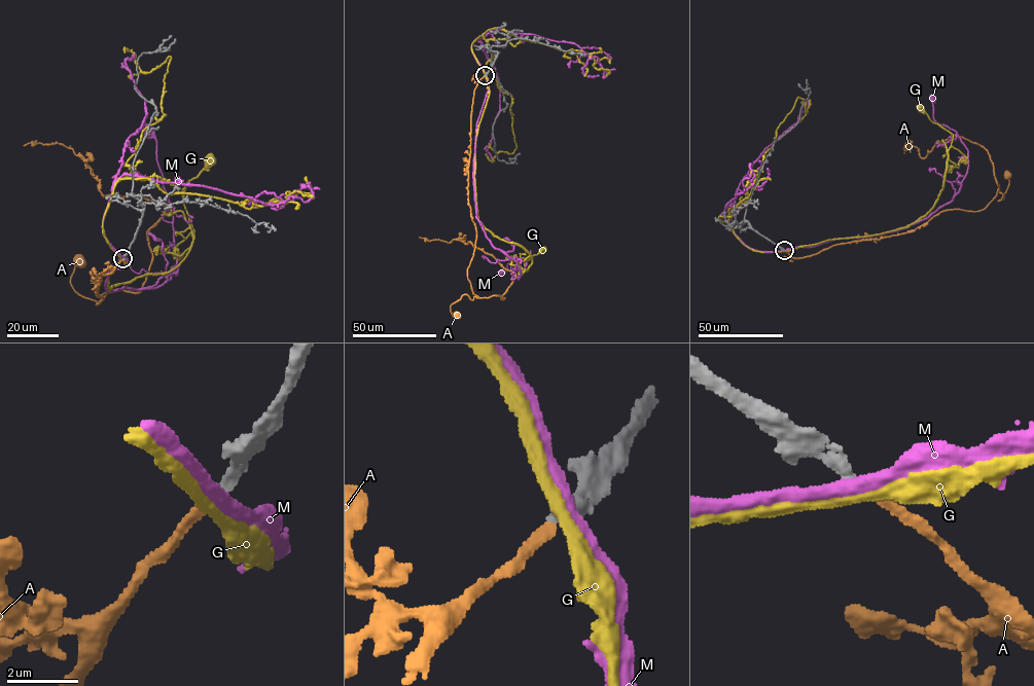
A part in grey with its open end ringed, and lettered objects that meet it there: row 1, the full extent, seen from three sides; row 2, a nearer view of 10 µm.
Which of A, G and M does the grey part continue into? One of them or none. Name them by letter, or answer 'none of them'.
A

